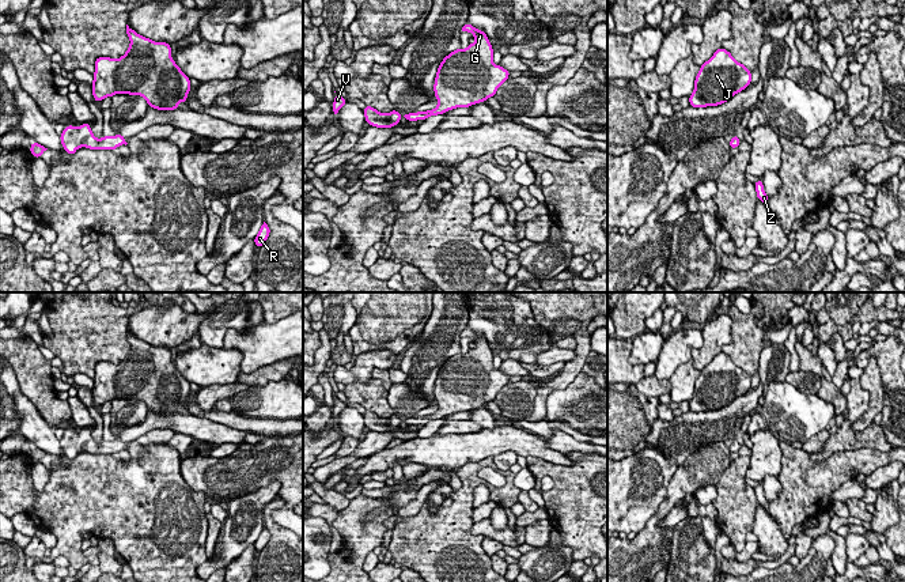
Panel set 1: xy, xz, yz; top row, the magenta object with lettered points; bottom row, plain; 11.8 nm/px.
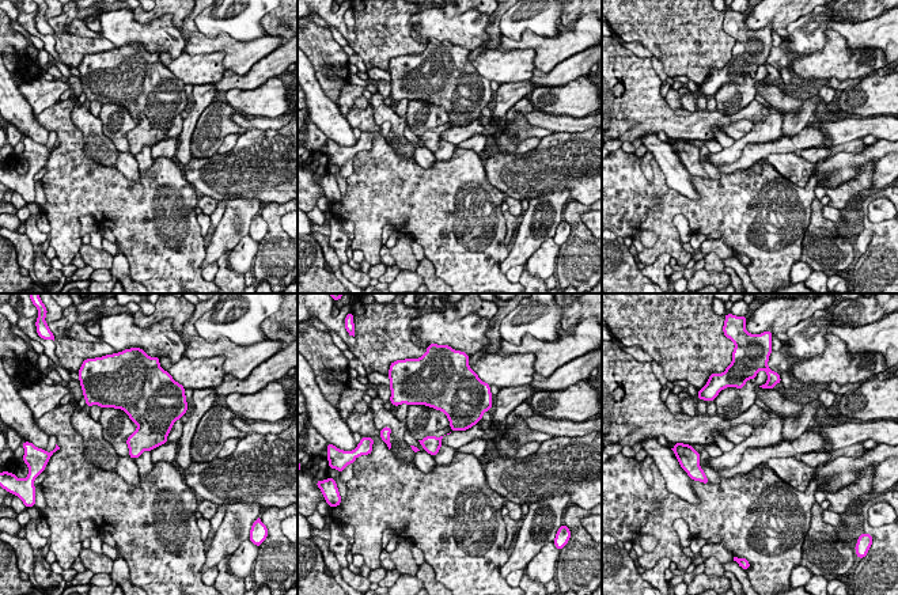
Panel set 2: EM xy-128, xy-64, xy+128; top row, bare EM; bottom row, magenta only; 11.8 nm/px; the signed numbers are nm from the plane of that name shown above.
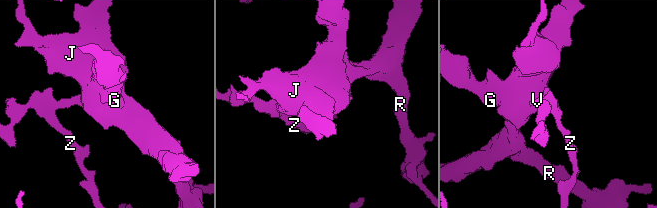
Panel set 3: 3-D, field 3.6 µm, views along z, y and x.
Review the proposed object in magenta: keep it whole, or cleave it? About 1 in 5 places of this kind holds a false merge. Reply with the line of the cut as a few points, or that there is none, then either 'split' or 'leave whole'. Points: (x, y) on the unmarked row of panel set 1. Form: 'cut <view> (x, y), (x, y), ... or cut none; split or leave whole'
cut none; leave whole

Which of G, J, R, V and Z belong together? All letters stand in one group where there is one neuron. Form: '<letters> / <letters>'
G J R V Z

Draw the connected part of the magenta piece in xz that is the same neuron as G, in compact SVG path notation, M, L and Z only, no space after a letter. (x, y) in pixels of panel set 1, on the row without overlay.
M469 328L461 333L461 337L465 336L473 337L476 347L451 356L440 367L433 389L438 411L405 419L408 426L424 426L429 420L485 407L508 383L510 375L493 369L493 354L486 339Z

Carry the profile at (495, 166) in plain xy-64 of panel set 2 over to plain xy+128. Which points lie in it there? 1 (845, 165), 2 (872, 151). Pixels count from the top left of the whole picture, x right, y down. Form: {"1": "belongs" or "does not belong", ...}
{"1": "belongs", "2": "belongs"}

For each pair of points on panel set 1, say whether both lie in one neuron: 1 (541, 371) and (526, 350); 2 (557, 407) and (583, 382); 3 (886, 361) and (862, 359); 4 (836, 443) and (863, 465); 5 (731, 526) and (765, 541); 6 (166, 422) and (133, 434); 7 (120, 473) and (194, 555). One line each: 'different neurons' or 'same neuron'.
1: different neurons
2: same neuron
3: same neuron
4: different neurons
5: different neurons
6: same neuron
7: same neuron

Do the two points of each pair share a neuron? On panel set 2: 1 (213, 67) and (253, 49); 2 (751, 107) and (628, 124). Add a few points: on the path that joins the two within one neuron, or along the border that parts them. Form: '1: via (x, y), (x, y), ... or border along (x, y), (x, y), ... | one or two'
1: border along (190, 55), (223, 52), (223, 67), (226, 69) | two
2: via (720, 120), (659, 121) | one

